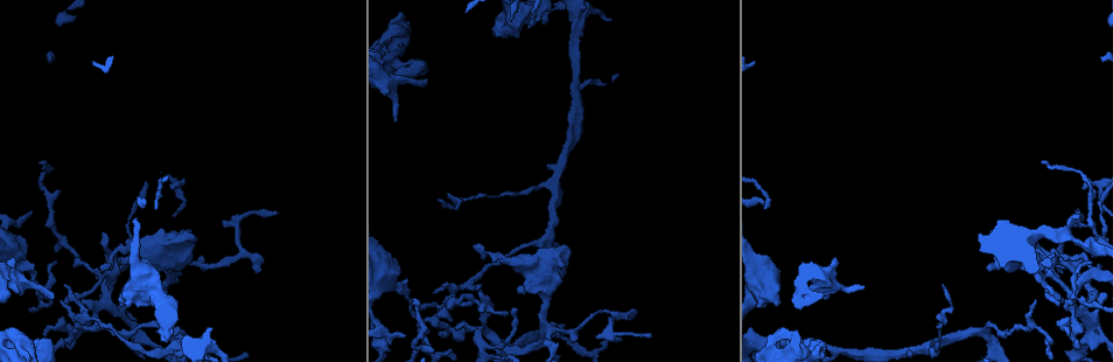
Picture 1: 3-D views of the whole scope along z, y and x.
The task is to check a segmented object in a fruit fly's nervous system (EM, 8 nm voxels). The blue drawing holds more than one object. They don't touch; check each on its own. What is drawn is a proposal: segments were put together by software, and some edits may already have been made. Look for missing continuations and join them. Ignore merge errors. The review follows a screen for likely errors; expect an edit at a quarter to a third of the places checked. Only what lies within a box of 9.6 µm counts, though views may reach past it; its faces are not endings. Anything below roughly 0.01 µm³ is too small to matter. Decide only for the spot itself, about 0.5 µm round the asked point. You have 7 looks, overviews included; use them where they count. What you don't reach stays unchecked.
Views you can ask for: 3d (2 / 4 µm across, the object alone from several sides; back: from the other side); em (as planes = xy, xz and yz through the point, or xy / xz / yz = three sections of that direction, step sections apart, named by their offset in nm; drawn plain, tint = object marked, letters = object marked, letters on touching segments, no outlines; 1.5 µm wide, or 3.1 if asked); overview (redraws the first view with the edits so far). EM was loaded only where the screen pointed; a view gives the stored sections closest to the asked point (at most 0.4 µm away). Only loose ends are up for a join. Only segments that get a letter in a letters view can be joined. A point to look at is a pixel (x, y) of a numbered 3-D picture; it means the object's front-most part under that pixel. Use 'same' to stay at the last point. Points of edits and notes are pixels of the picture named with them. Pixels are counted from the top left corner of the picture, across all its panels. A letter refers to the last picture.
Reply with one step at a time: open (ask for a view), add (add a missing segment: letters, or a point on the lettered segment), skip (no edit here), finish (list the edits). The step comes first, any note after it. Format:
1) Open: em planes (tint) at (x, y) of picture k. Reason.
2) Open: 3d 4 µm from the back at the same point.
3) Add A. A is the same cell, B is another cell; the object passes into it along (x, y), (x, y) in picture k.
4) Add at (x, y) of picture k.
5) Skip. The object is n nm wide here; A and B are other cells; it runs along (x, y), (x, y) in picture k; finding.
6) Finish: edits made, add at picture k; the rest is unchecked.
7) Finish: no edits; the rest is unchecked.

Open: 3d 4 µm at (40, 162) of picture 1. Tapers out.

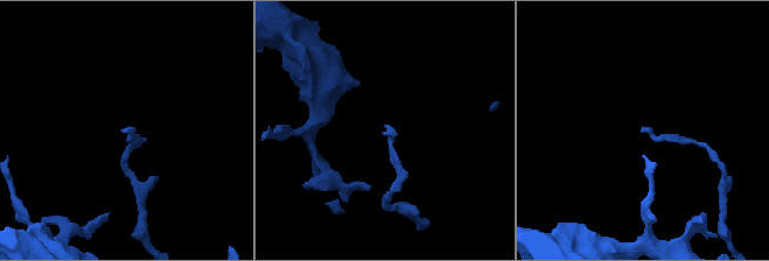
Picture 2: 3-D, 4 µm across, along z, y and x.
Open: em xz step 8 (tint) at (389, 125) of picture 2.

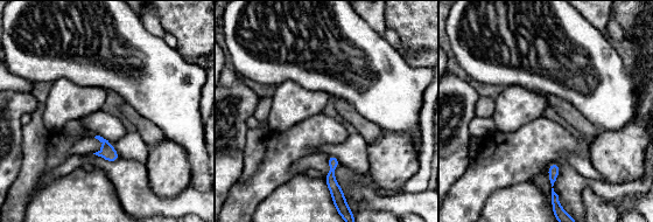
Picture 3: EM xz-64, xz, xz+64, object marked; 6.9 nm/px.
Open: em planes (letters) at the same point.

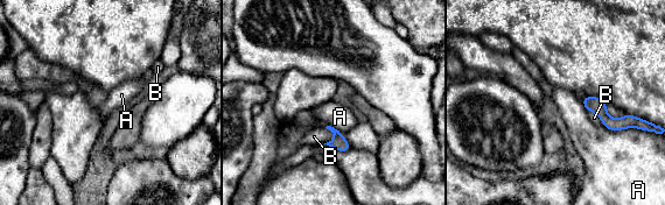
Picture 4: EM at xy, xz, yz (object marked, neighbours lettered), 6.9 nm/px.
Skip. A and B are other cells; it runs along (585, 99), (610, 122), (644, 127) in picture 4; no lettered segment goes on from it.

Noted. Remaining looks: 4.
Open: em xz step 8 (letters) at (1082, 259) of picture 1. Free end.

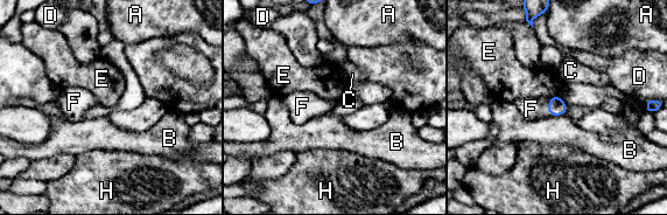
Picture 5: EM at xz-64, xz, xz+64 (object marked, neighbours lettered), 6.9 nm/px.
Add F. F is the same cell, A, B, C, D, E and H are other cells; it goes on there.

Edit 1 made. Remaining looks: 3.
Open: overview.

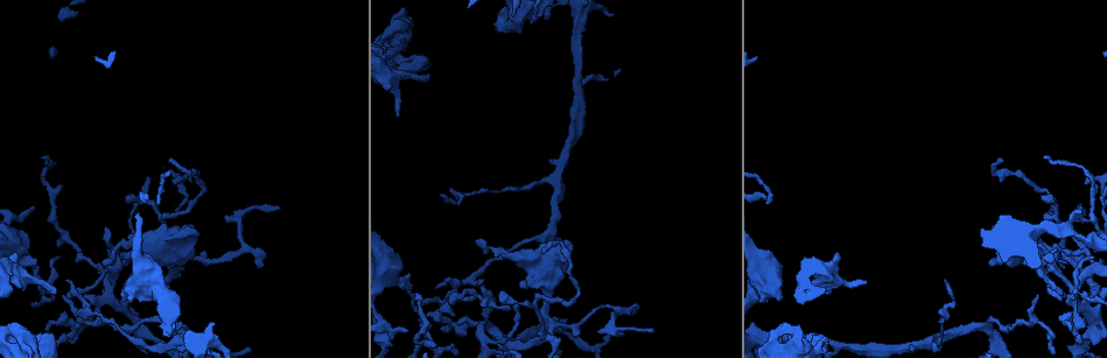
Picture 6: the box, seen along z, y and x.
Open: em yz step 4 (letters) at (827, 293) of picture 6. Branch stops here.

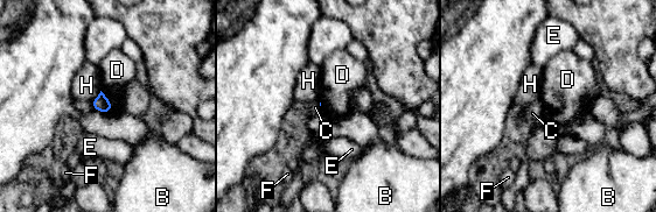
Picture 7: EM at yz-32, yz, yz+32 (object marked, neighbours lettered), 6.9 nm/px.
Skip. The longest contact is with D, 170 nm; B, C, D, E, F and H are other cells; a border runs along (100, 91), (110, 101), (111, 112) in picture 7; no lettered segment goes on from it.

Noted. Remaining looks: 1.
Finish: edits made, add at picture 5; the rest is unchecked.

